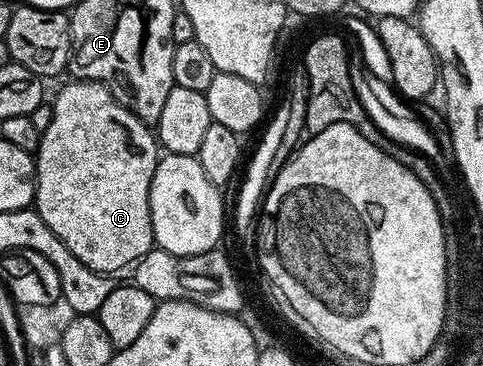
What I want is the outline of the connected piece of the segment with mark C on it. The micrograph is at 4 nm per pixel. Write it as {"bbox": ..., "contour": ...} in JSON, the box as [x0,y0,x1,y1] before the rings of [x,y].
{"bbox":[34,80,158,275],"contour":[[[68,80],[68,83],[57,92],[56,99],[51,99],[50,105],[52,108],[50,124],[41,133],[40,148],[34,154],[36,163],[34,209],[36,213],[42,216],[42,220],[50,228],[50,232],[54,232],[54,236],[58,236],[58,240],[62,240],[62,244],[66,244],[66,248],[70,248],[70,252],[74,252],[74,256],[78,256],[78,260],[82,260],[82,264],[86,264],[91,270],[97,270],[99,274],[115,275],[115,270],[120,270],[123,266],[128,265],[128,267],[131,267],[139,262],[154,246],[152,217],[150,216],[150,184],[158,161],[158,153],[156,154],[158,139],[150,129],[149,123],[144,122],[138,116],[134,116],[134,112],[130,112],[122,104],[118,104],[118,100],[114,100],[114,96],[108,91],[108,87],[103,86],[100,82]]]}

